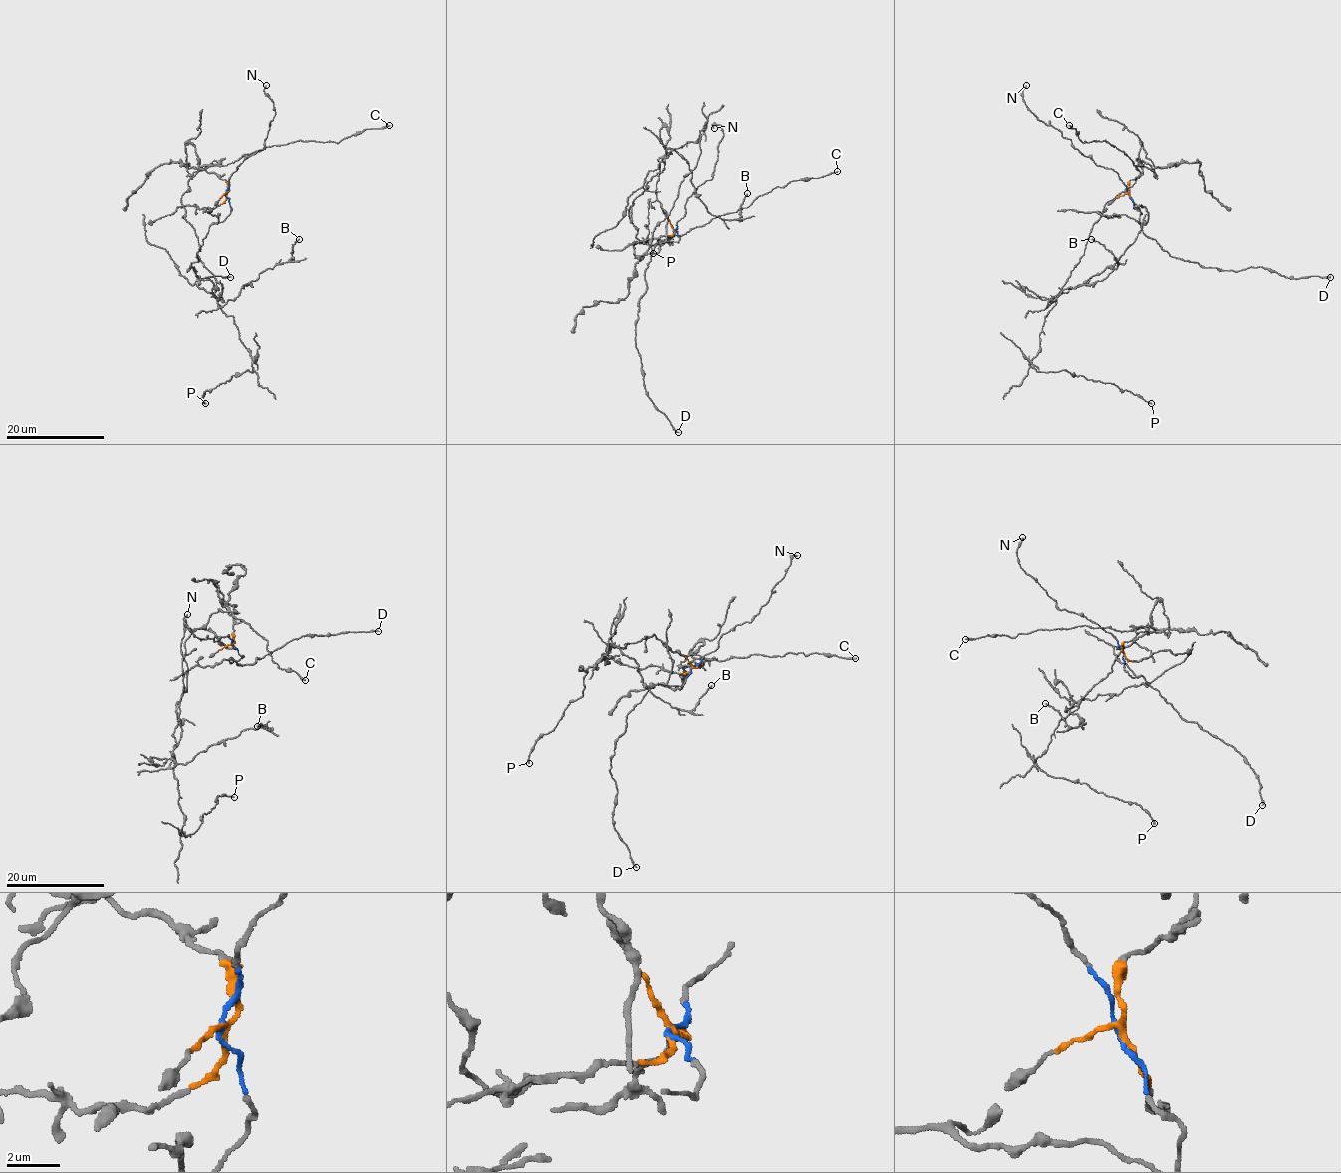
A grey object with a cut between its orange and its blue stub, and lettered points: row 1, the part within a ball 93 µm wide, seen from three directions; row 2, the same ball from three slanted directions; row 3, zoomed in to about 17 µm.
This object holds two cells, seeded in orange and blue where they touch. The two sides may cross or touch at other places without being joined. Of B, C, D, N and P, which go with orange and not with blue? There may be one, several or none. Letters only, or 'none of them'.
B, C, P

